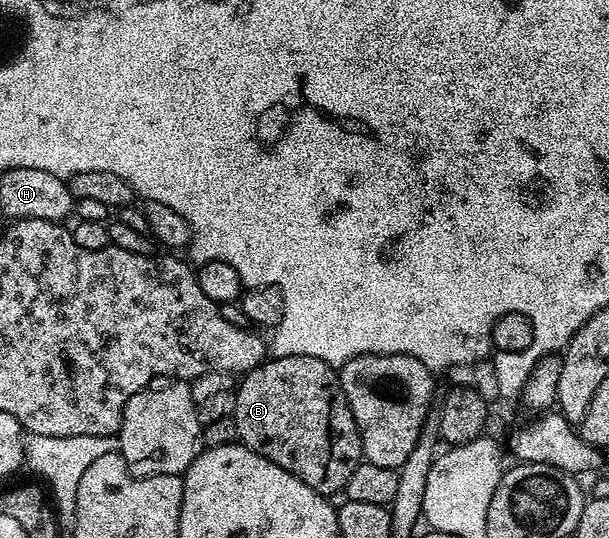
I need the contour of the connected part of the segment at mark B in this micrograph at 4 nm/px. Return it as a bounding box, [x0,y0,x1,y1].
[231,355,363,497]

